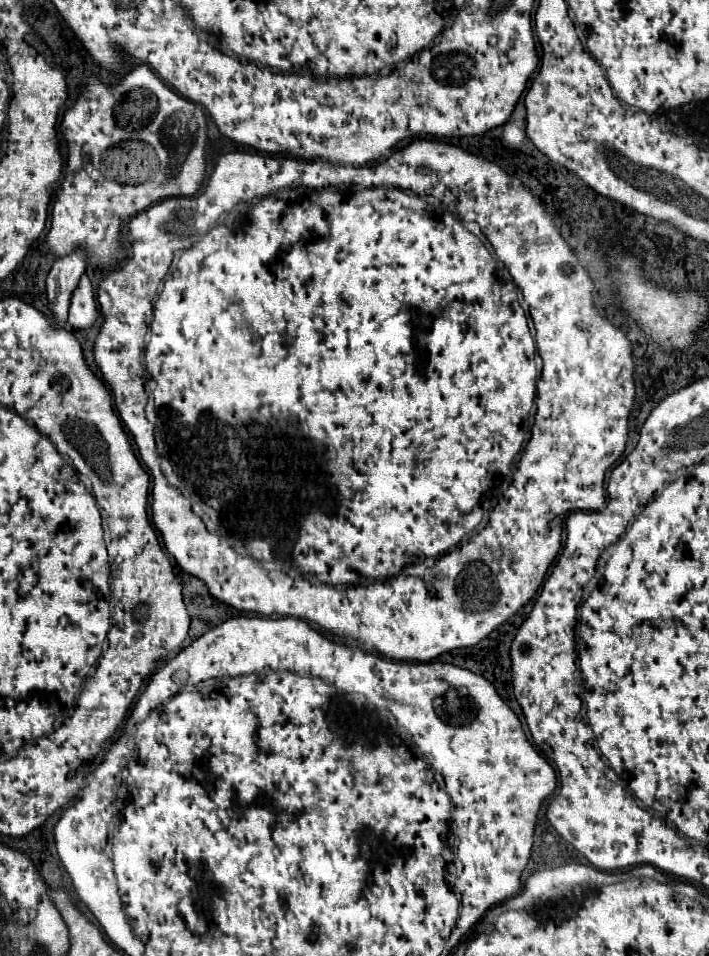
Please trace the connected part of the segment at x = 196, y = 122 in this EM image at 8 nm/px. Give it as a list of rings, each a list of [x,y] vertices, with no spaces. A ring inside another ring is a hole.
[[[139,64],[131,72],[123,74],[115,86],[103,84],[97,76],[83,78],[79,98],[63,114],[61,134],[67,142],[67,162],[55,192],[51,230],[45,236],[45,250],[55,260],[83,248],[87,254],[87,266],[121,263],[127,257],[121,246],[121,228],[125,222],[165,198],[195,196],[205,180],[207,120],[203,108],[173,92],[147,64]],[[169,150],[181,150],[181,160],[173,160]]]

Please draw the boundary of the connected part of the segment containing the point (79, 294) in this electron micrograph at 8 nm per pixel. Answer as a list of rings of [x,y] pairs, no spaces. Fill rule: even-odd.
[[[87,274],[81,276],[81,282],[71,298],[69,308],[69,324],[73,328],[91,328],[97,320],[97,304],[93,296],[93,286],[87,278]]]

